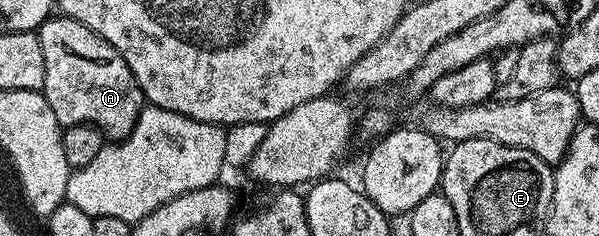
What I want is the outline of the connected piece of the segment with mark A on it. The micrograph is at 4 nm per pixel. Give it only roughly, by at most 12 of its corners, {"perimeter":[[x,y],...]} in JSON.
{"perimeter":[[75,19],[37,28],[45,95],[65,129],[129,137],[132,69]]}

